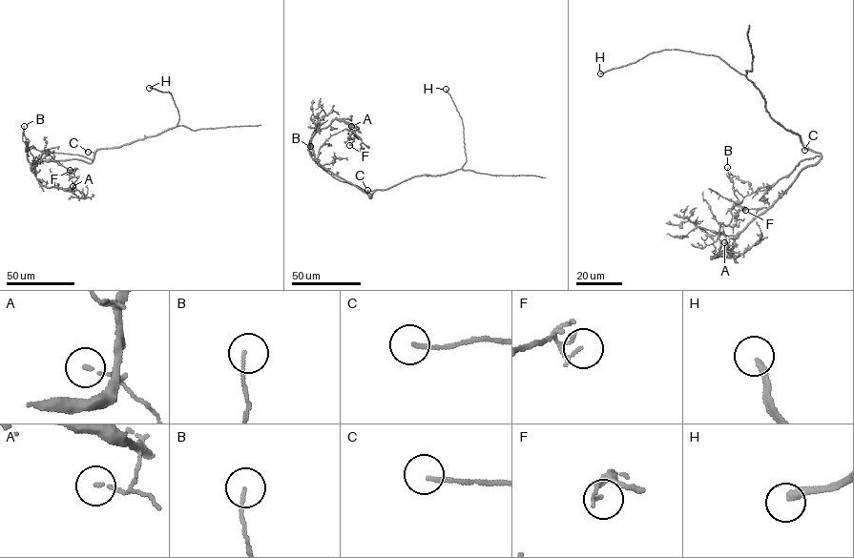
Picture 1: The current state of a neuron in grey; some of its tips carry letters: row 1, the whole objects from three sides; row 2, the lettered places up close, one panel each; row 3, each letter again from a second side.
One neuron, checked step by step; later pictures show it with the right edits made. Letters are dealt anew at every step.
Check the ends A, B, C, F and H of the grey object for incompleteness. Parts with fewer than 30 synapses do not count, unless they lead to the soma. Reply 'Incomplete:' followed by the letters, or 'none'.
Incomplete: C, H

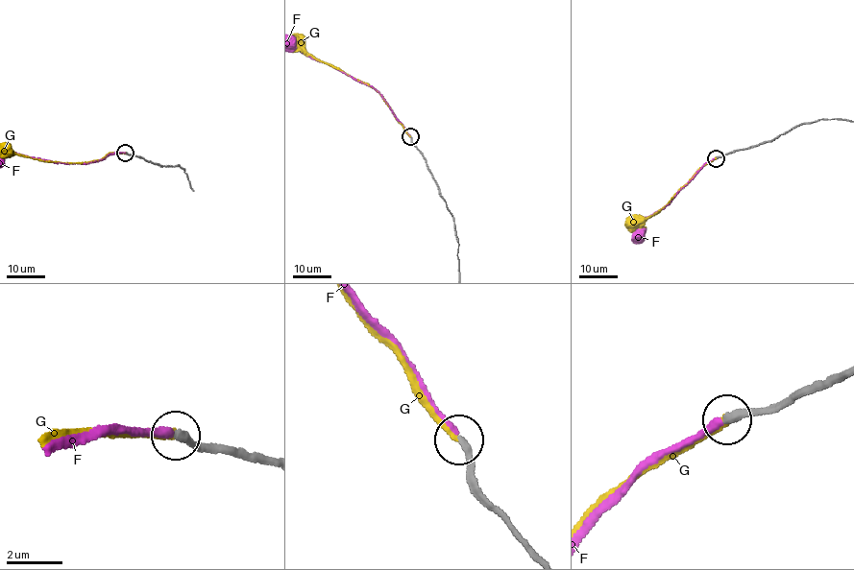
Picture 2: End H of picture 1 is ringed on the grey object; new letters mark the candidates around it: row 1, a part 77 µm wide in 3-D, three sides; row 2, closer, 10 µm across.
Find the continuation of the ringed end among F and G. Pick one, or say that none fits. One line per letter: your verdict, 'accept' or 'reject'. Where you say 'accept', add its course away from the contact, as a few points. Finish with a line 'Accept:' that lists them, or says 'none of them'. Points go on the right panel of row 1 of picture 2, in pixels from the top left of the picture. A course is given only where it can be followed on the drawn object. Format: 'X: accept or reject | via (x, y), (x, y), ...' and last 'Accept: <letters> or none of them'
F: reject
G: accept | via (716, 157), (702, 165), (670, 202), (651, 217), (632, 220)
Accept: G

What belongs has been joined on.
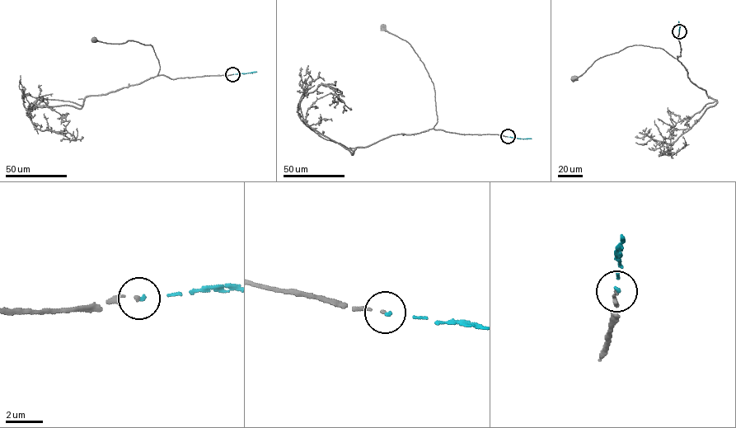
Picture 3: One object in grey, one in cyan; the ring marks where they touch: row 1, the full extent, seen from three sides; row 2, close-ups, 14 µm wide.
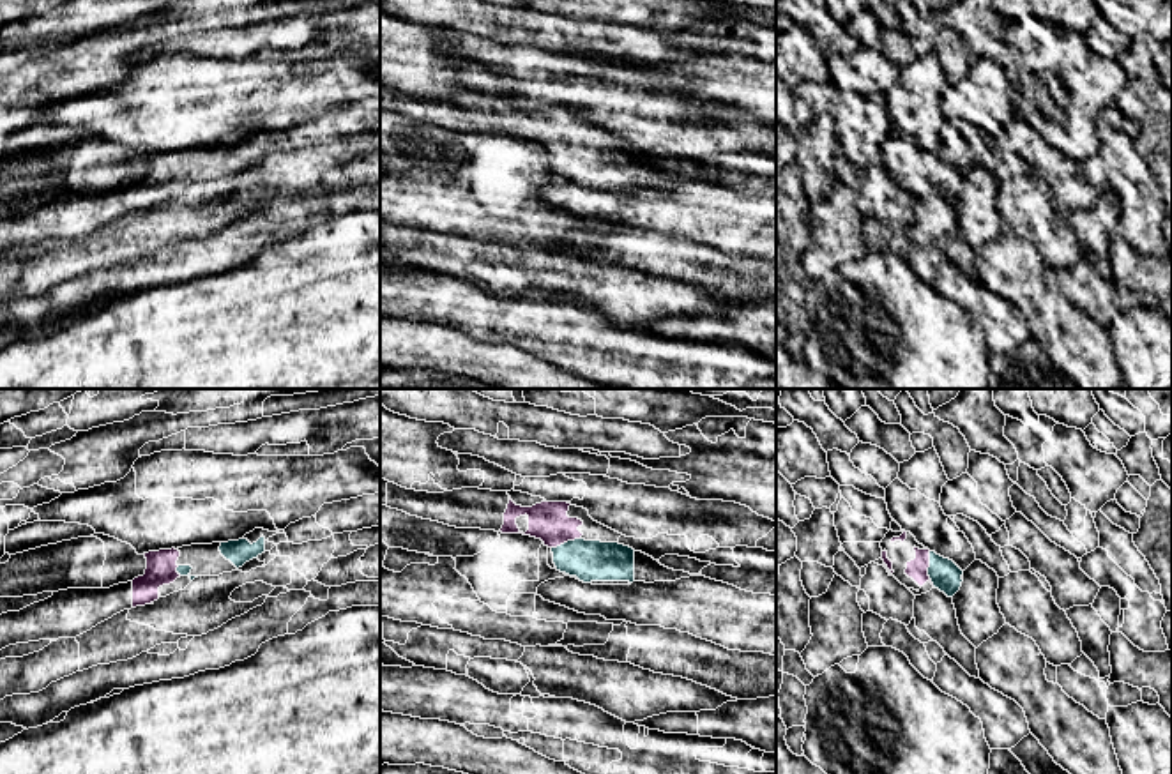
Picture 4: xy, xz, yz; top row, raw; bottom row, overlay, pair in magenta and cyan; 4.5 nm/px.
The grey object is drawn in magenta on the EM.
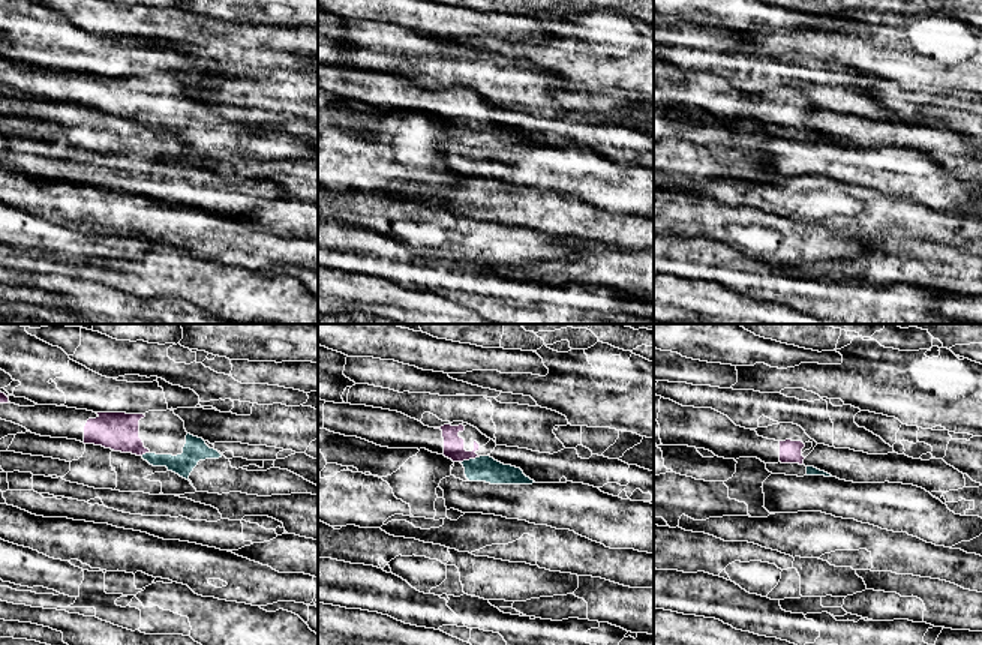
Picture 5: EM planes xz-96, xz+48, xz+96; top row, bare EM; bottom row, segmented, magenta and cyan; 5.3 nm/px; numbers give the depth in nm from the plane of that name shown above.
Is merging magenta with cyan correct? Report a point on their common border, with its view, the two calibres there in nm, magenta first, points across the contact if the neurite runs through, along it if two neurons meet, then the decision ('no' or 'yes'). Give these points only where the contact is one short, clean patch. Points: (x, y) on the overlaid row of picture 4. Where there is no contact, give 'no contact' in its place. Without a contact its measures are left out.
contact yz (928, 566); calibres 100 and 140 nm; way yz (918, 569), (928, 566), (946, 576); yes

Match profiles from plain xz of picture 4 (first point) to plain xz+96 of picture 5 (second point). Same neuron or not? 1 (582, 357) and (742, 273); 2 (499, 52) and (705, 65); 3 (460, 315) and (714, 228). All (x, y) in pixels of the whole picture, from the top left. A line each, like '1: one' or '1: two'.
1: one
2: one
3: two

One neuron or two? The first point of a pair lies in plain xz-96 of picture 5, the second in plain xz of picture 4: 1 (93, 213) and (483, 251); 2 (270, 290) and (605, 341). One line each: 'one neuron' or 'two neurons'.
1: one neuron
2: one neuron

